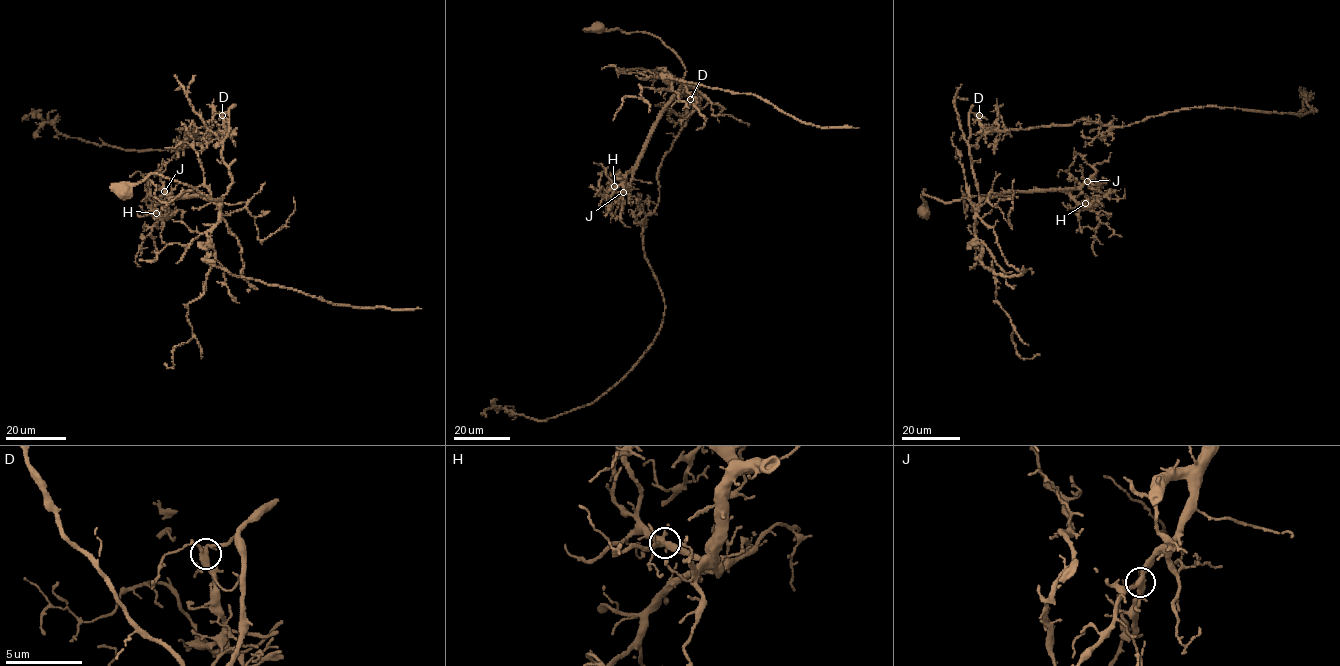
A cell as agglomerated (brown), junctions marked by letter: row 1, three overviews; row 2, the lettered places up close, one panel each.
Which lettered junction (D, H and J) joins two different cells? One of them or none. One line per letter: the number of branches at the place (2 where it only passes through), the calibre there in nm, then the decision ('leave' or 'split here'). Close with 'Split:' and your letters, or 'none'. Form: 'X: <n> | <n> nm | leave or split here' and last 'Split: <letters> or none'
D: 5 | 360 nm | split here
H: 4 | 400 nm | leave
J: 5 | 360 nm | leave
Split: D

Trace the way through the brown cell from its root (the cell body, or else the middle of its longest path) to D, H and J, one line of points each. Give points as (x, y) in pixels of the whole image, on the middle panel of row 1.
D: (597, 26), (656, 36), (681, 61), (681, 84), (695, 87), (688, 85), (690, 99)
H: (597, 26), (654, 35), (678, 56), (685, 69), (681, 87), (657, 121), (638, 165), (620, 184), (614, 186)
J: (597, 26), (654, 35), (678, 56), (685, 69), (681, 87), (657, 121), (633, 178), (623, 192)

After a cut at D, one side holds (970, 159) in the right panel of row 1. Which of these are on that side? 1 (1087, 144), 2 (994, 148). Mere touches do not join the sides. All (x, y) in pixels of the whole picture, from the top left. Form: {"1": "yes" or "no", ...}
{"1": "no", "2": "no"}

